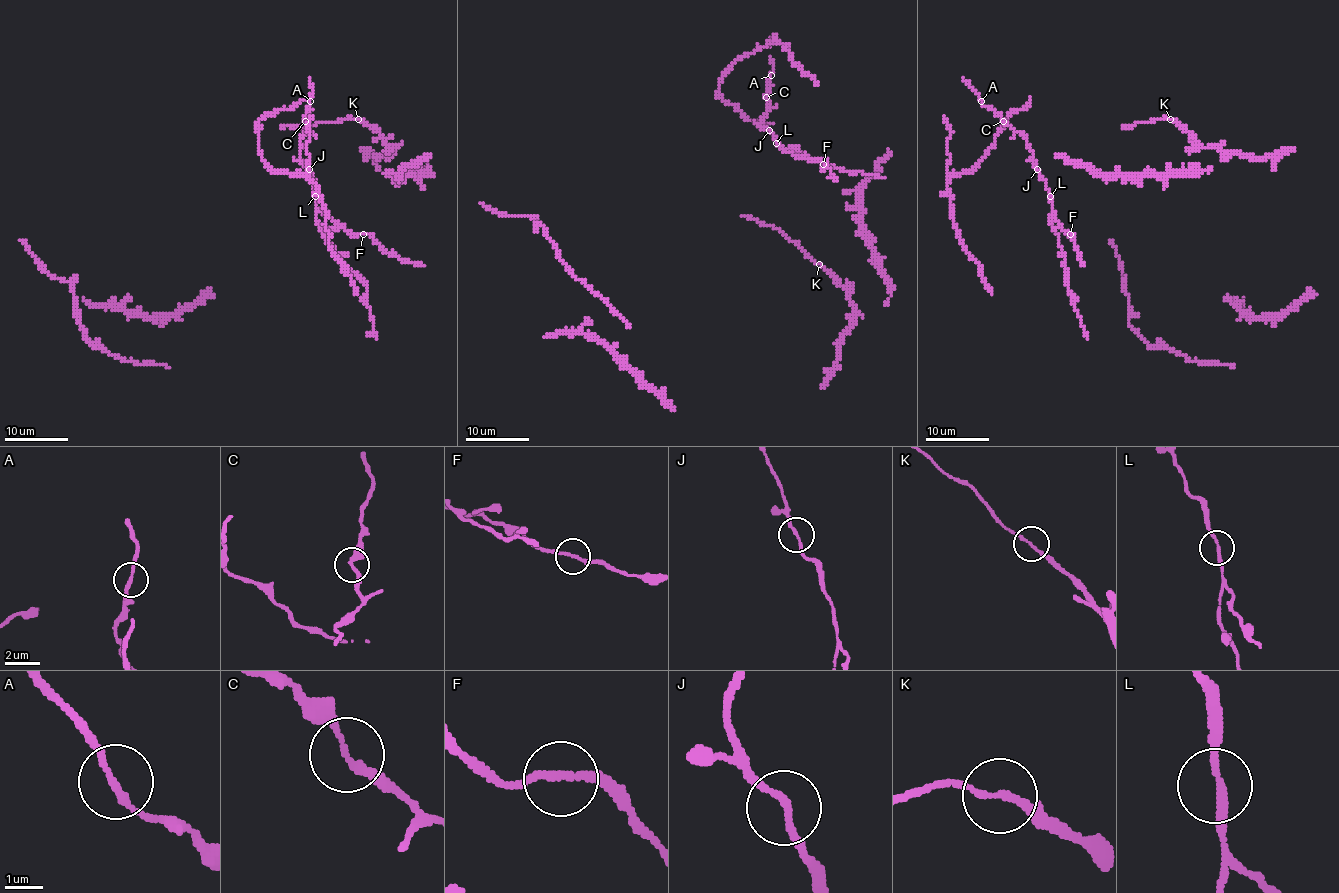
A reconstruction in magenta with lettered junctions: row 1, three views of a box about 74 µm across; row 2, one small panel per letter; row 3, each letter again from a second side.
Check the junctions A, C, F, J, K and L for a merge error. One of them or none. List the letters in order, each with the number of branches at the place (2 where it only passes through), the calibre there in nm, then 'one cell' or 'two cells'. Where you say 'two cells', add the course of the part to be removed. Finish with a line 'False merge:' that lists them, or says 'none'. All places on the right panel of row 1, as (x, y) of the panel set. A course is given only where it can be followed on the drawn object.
A: 2 branches meet; 190 nm thick; one cell
C: 2 branches meet; 180 nm thick; one cell
F: 2 branches meet; 180 nm thick; one cell
J: 2 branches meet; 160 nm thick; one cell
K: 2 branches meet; 160 nm thick; two cells; foreign part runs (1171, 120), (1156, 118), (1121, 128)
L: 2 branches meet; 180 nm thick; one cell
False merge: K

